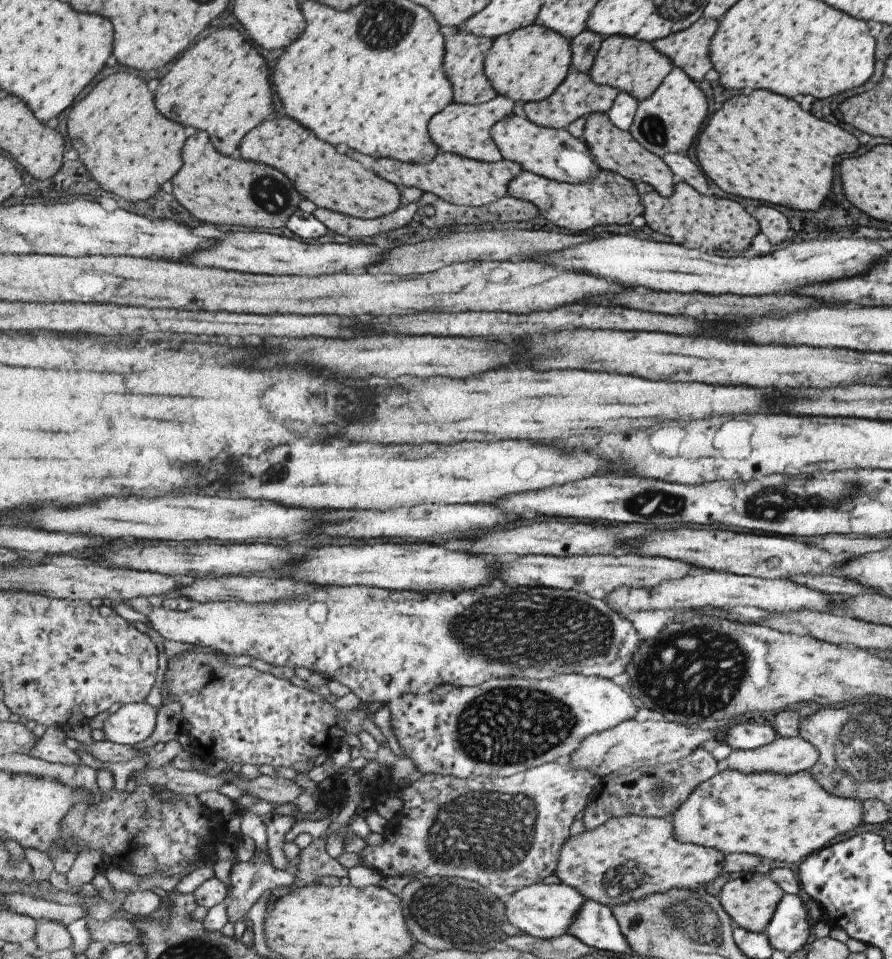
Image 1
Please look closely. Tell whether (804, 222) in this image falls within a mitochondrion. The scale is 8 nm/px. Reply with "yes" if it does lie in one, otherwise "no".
no

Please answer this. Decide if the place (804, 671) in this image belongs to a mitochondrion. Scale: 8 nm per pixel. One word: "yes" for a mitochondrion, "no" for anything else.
no

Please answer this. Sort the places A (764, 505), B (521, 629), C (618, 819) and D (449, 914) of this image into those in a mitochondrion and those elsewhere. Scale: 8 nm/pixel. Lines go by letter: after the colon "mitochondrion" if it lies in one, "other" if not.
A: mitochondrion
B: mitochondrion
C: other
D: mitochondrion

